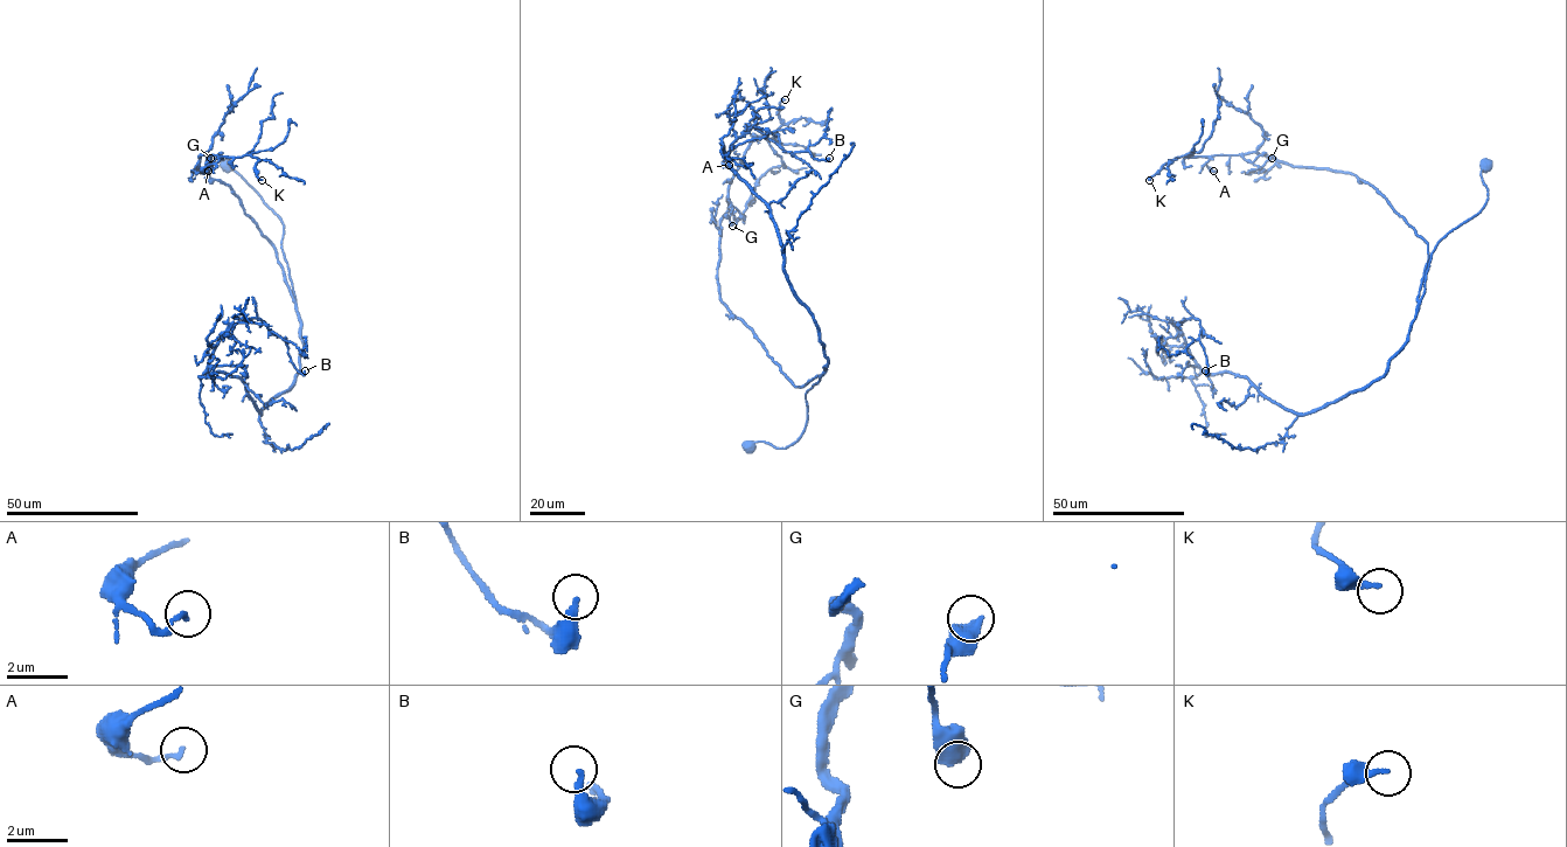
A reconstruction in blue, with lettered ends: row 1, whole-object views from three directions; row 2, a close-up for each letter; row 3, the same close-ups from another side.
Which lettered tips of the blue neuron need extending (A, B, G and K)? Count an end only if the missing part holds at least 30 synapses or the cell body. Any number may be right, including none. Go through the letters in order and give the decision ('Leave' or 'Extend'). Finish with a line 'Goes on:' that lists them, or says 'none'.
A: Leave
B: Leave
G: Leave
K: Leave
Goes on: none

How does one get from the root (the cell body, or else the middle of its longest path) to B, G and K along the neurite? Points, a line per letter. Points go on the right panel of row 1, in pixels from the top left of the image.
B: (1485, 166), (1487, 202), (1432, 252), (1383, 376), (1294, 414), (1207, 374), (1176, 326), (1190, 318), (1205, 370)
G: (1485, 166), (1487, 202), (1437, 243), (1419, 305), (1428, 244), (1388, 201), (1350, 173), (1241, 155), (1272, 158)
K: (1485, 166), (1487, 202), (1437, 243), (1419, 305), (1428, 244), (1352, 174), (1248, 152), (1177, 157), (1149, 180)

